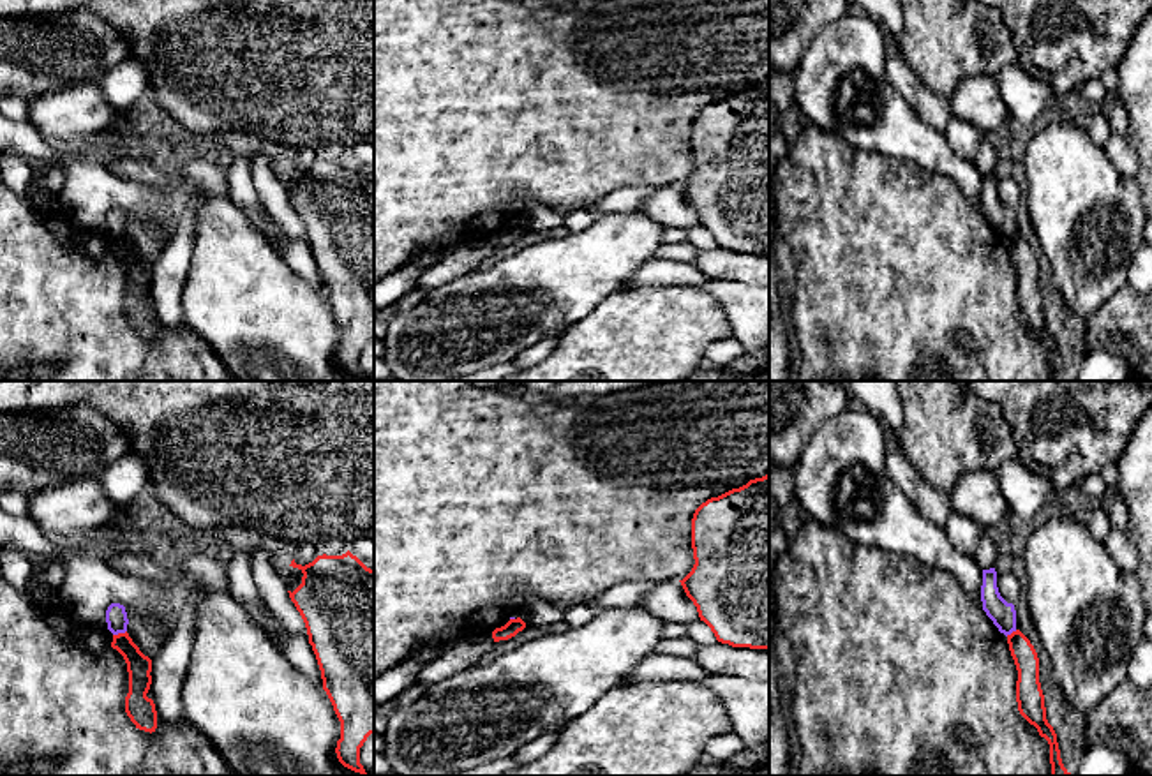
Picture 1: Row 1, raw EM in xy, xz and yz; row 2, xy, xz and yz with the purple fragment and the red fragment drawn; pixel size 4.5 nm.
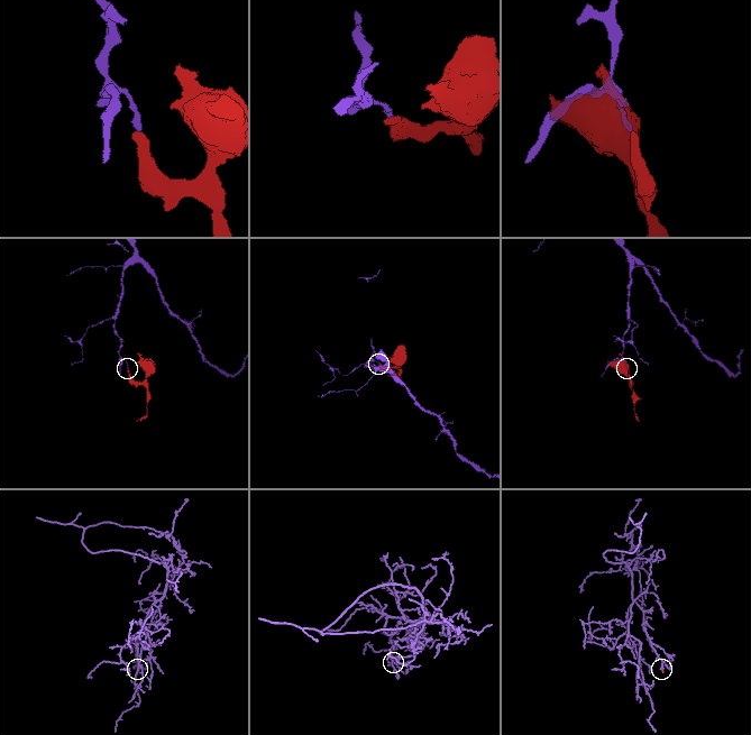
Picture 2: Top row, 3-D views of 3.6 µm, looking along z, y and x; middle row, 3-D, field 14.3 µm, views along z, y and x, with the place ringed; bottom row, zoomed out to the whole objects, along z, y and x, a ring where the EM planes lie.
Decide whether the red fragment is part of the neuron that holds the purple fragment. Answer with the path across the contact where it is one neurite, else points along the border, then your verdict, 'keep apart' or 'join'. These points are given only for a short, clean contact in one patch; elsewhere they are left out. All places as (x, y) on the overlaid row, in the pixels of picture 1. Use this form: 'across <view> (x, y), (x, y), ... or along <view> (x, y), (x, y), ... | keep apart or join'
along xy (126, 630), (113, 635) | keep apart

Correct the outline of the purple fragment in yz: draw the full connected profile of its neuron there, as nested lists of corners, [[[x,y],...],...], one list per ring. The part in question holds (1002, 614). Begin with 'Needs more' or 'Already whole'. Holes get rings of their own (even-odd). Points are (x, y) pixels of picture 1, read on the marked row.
Already whole. [[[995,568],[983,570],[981,601],[983,610],[993,621],[1000,633],[1007,637],[1016,631],[1016,610],[1013,603],[1007,603],[1000,596]]]

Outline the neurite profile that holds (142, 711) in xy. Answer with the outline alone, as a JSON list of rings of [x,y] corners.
[[[127,631],[113,635],[111,647],[116,649],[127,663],[129,693],[125,697],[125,713],[136,728],[152,734],[157,728],[155,704],[146,697],[152,684],[152,660],[139,651]]]

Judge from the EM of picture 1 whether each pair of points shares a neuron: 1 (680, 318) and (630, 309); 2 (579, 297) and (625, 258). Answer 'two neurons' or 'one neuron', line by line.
1: one neuron
2: one neuron

